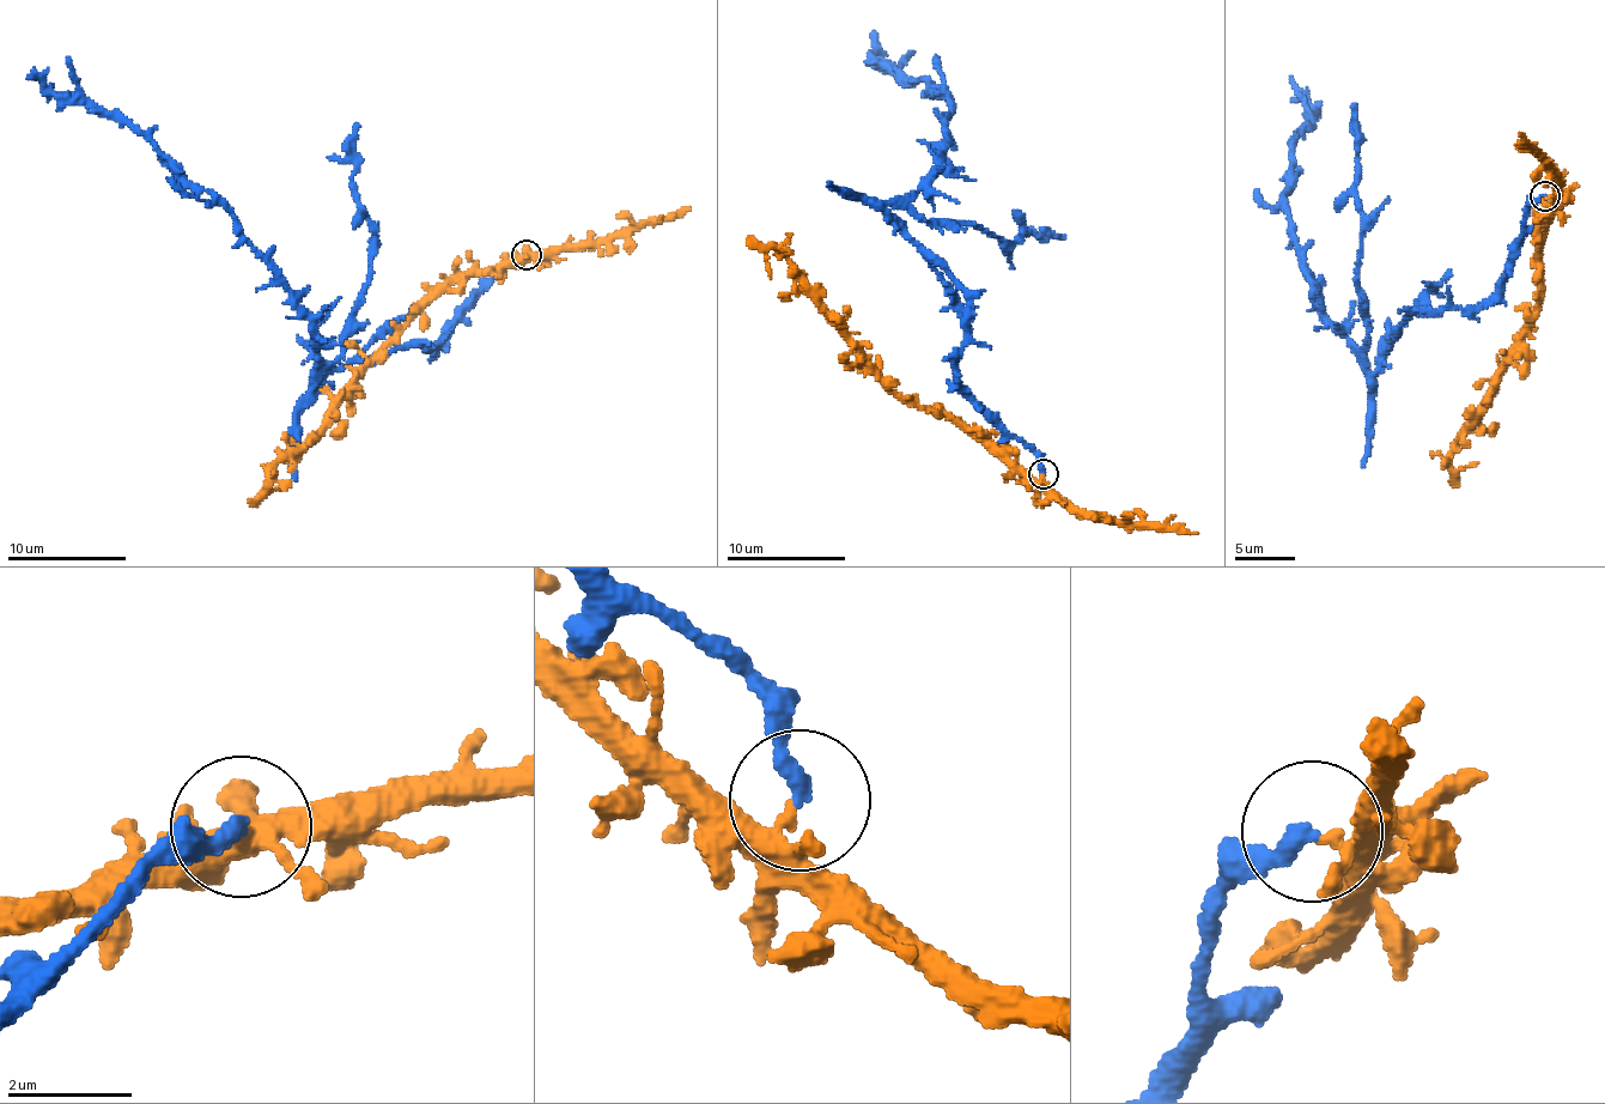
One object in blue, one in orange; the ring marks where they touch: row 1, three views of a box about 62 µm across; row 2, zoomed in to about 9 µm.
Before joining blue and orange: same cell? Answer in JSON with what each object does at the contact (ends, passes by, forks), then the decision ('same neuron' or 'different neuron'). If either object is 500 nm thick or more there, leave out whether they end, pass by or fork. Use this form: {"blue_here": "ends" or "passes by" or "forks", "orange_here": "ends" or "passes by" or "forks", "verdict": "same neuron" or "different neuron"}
{"blue_here": "ends", "orange_here": "forks", "verdict": "different neuron"}

